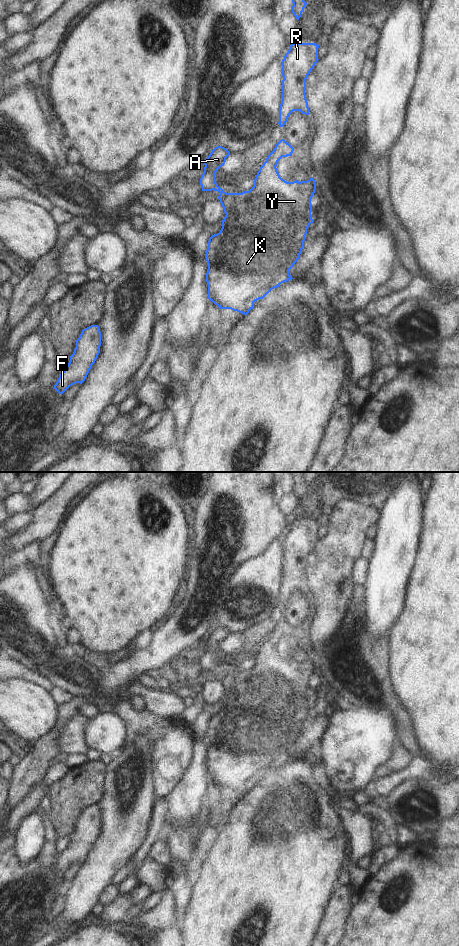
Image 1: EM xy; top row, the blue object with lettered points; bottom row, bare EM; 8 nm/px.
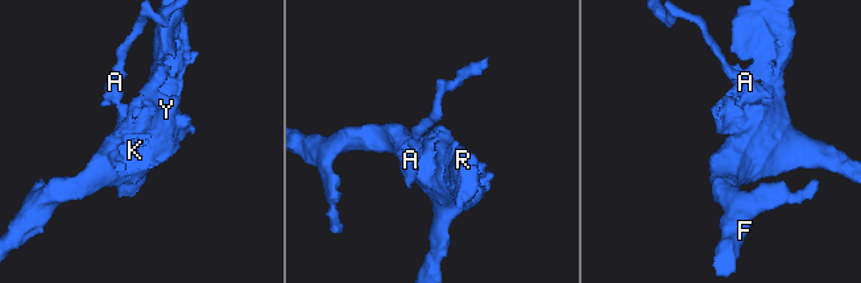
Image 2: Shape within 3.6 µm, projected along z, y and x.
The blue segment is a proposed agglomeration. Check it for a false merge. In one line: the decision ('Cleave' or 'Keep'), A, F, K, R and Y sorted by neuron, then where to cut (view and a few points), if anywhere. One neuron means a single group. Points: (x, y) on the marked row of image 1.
Cleave. Groups: A / F K R Y. Split along xy (222, 190), (220, 193).

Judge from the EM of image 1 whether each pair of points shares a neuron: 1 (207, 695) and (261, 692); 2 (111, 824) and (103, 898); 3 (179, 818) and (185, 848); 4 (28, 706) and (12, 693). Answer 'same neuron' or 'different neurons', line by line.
1: different neurons
2: different neurons
3: different neurons
4: same neuron

